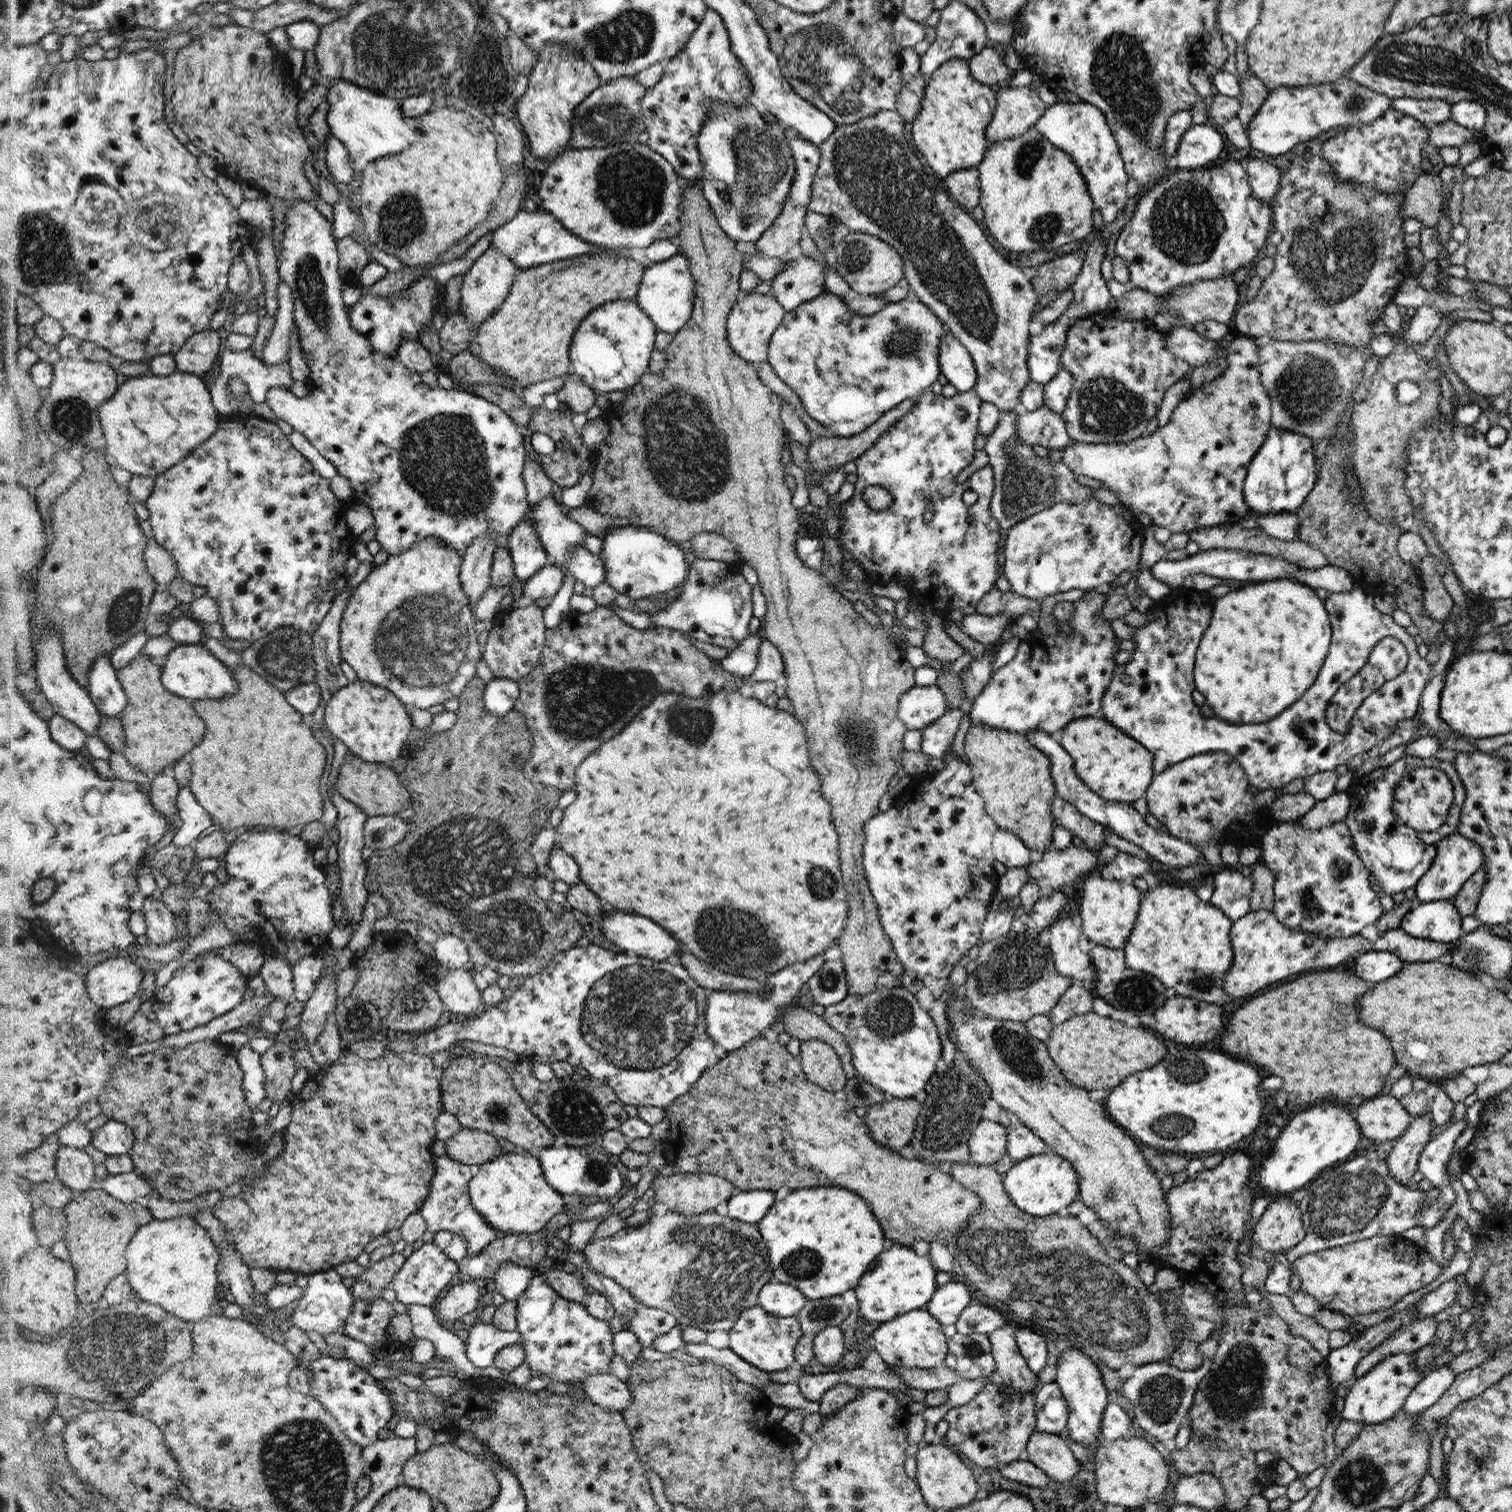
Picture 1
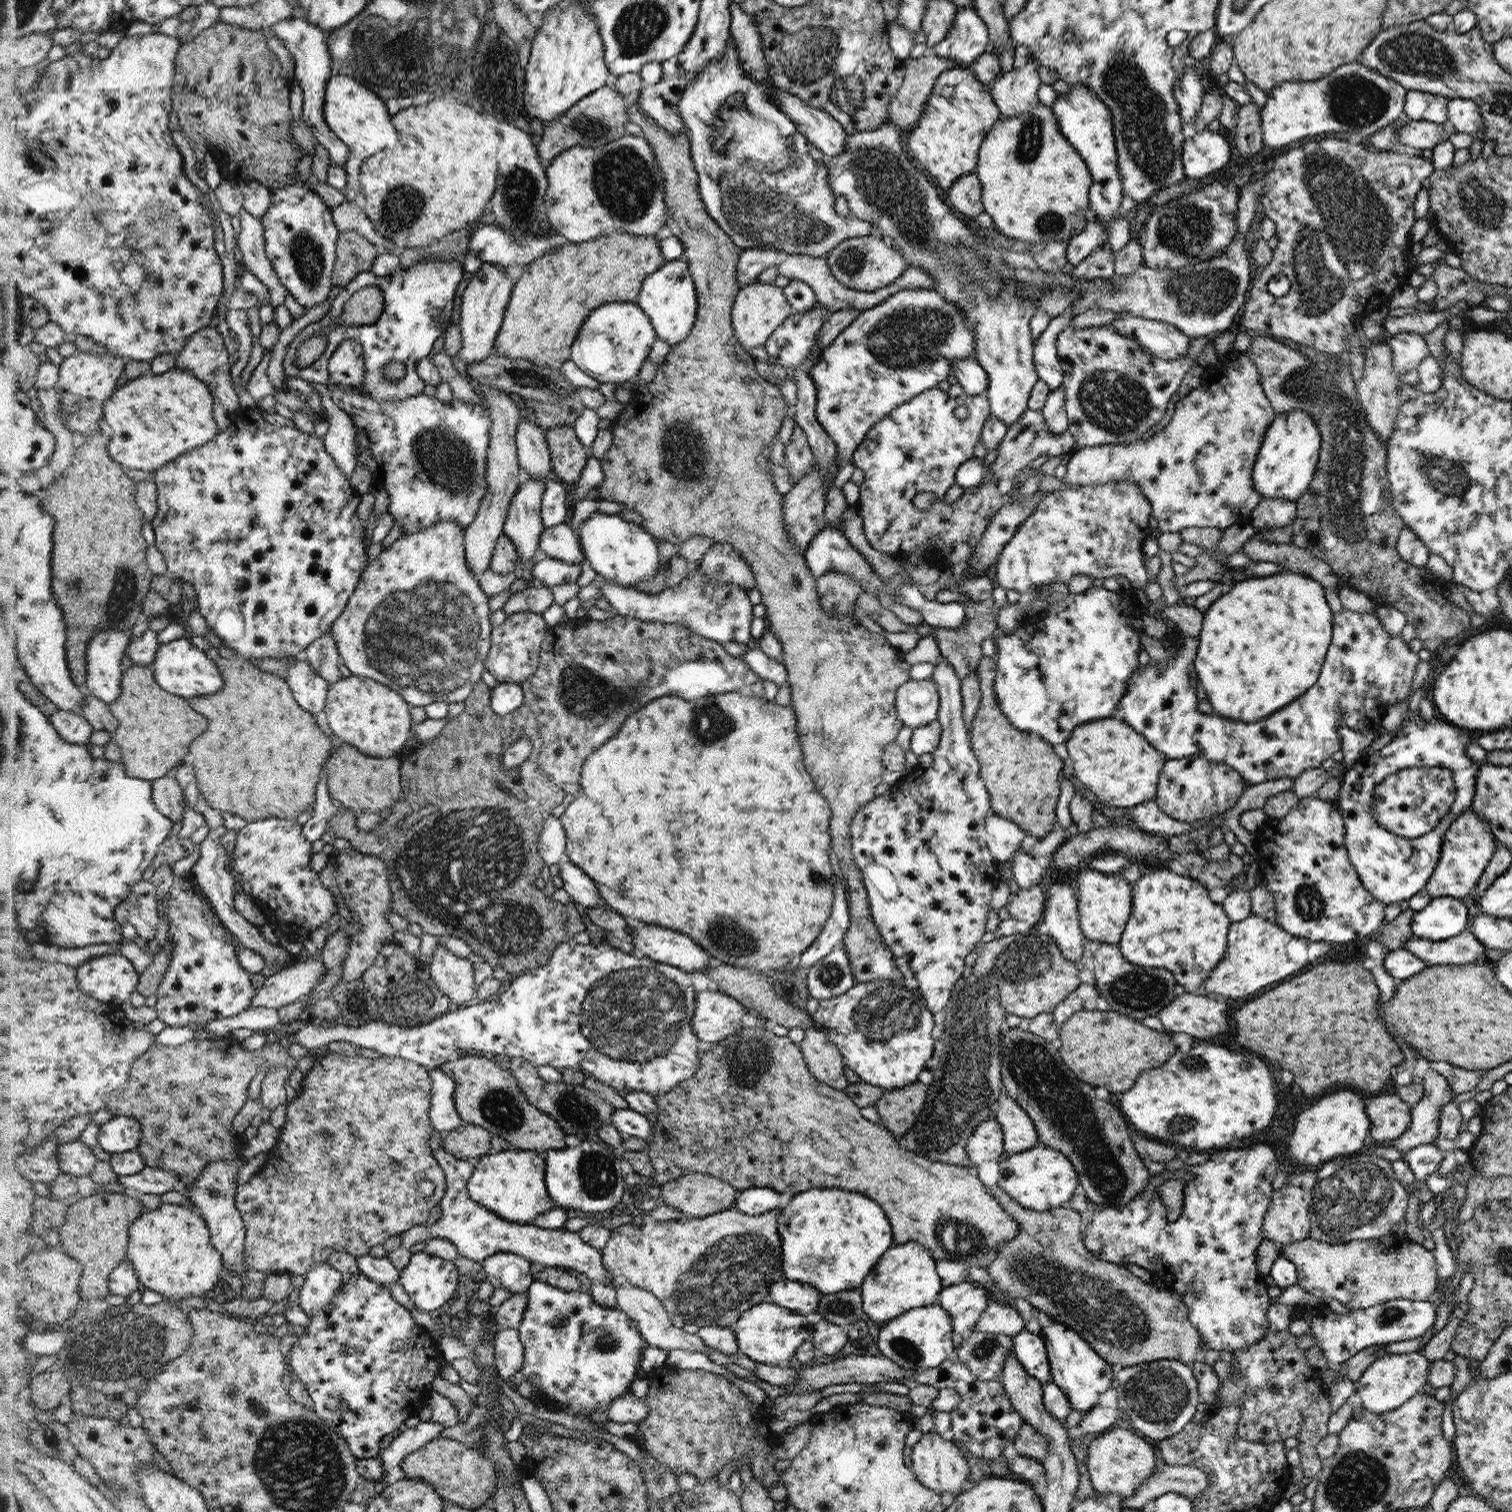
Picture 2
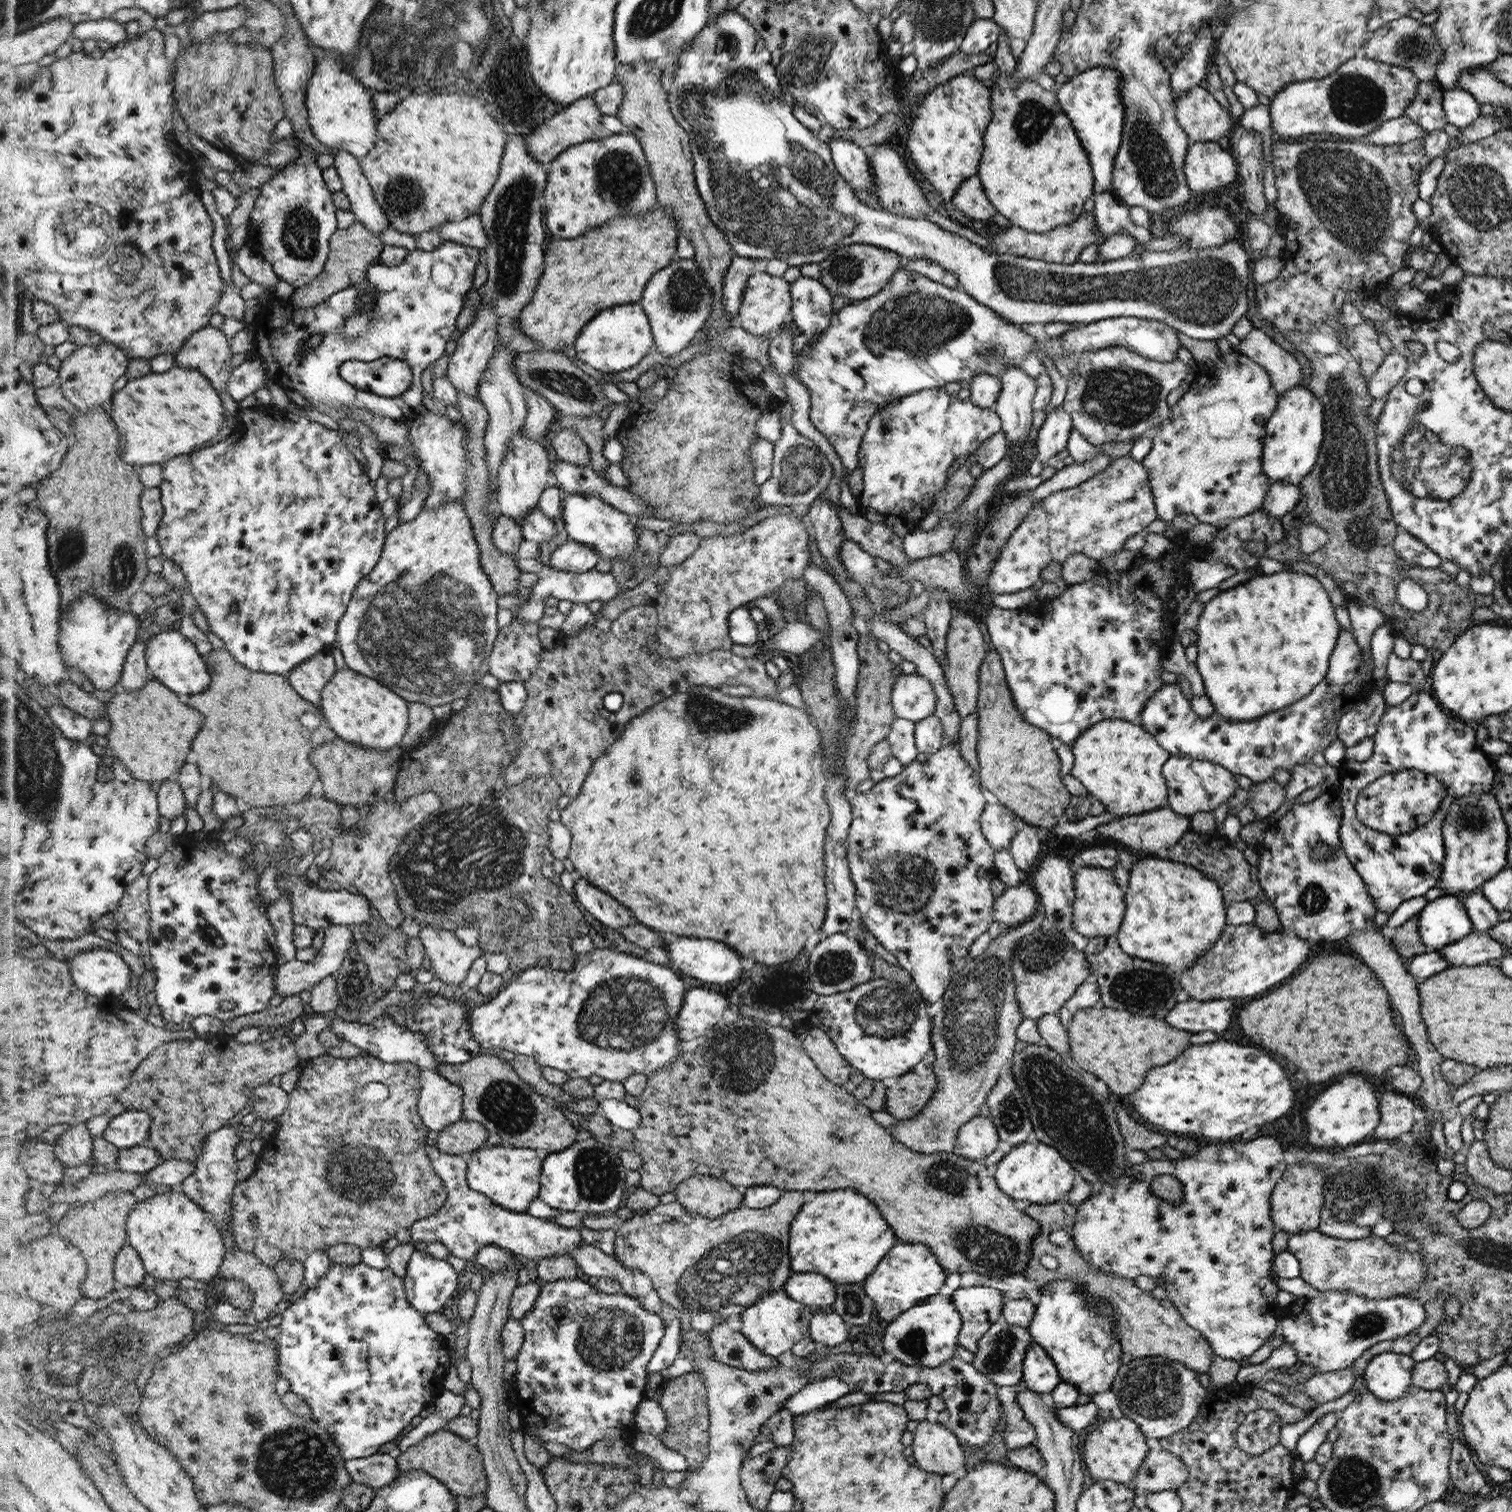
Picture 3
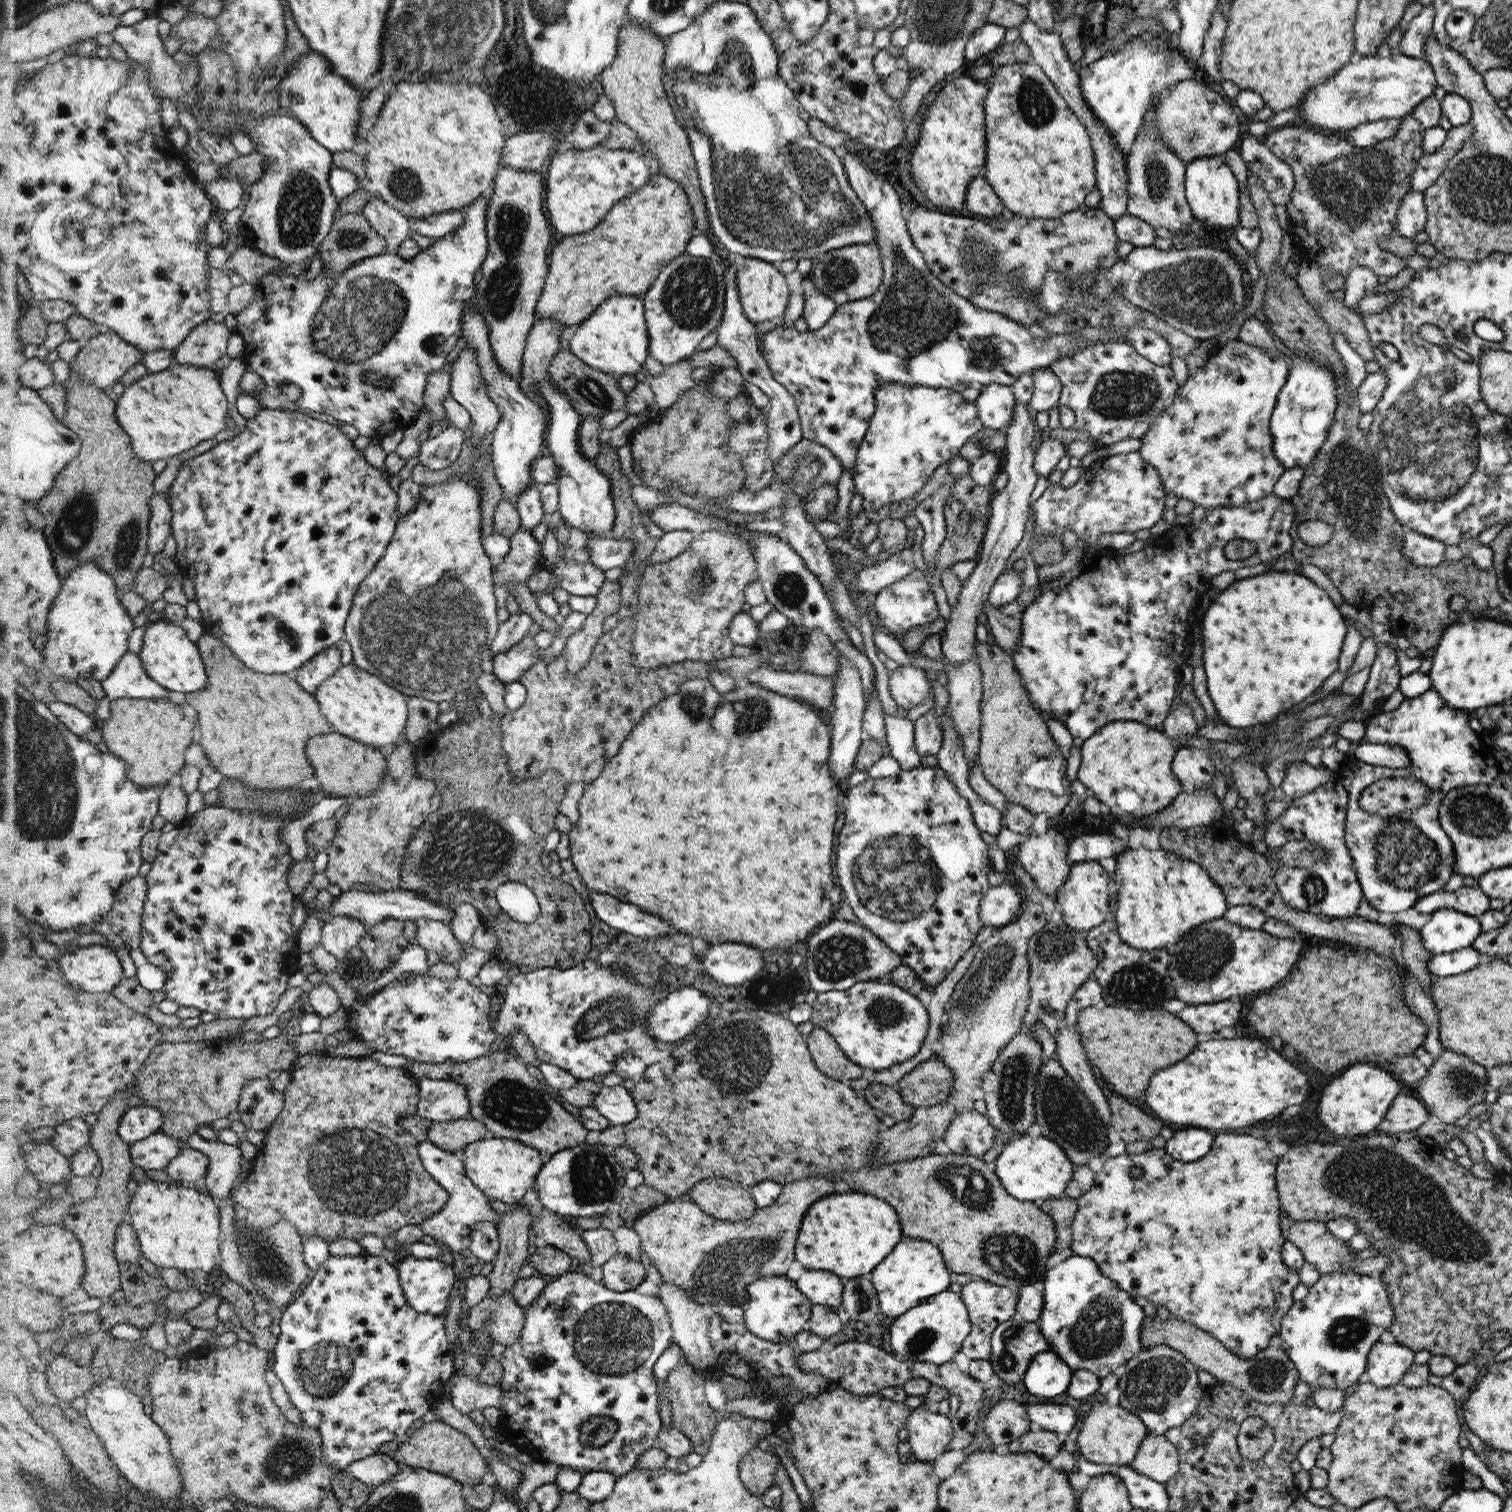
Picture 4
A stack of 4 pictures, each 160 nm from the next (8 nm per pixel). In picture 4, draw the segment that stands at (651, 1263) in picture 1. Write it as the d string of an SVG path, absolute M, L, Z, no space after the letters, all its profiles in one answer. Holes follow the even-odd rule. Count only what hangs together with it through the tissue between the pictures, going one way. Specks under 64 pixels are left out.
M831 1178L793 1181L784 1186L781 1197L773 1205L757 1208L753 1217L734 1222L714 1218L692 1201L684 1204L680 1200L668 1200L633 1221L633 1228L640 1236L643 1259L654 1264L663 1282L679 1286L698 1304L708 1302L704 1296L720 1296L734 1306L745 1308L749 1305L748 1288L754 1281L766 1276L794 1274L802 1218L812 1202L836 1192L838 1186L844 1183Z

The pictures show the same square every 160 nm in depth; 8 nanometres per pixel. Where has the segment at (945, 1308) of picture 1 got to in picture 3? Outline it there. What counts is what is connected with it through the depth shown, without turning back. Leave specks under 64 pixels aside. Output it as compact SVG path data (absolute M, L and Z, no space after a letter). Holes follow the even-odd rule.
M968 1286L951 1295L962 1319L958 1344L975 1353L977 1342L1002 1317L1005 1302L998 1289L990 1286Z

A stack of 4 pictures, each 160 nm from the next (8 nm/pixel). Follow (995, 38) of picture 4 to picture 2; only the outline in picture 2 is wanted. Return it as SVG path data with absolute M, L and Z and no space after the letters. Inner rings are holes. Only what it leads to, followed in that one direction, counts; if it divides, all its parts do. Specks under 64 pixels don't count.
M958 7L946 38L934 45L929 53L970 66L988 46L989 28L978 15L972 7Z

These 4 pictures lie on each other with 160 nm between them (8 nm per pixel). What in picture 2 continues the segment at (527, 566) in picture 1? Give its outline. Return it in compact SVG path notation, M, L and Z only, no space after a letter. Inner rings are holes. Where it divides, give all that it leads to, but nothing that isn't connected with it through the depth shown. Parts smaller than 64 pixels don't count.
M523 473L522 483L513 496L504 526L505 535L515 544L519 560L530 560L538 552L541 542L540 498L544 494L546 480L531 478Z

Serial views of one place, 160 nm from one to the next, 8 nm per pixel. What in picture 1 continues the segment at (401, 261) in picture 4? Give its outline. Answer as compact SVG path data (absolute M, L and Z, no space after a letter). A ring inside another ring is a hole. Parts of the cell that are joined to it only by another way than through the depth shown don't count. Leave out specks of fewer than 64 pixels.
M430 277L420 278L406 289L394 293L392 297L374 297L366 295L366 288L362 290L360 300L349 307L351 325L360 331L369 341L371 346L382 351L391 359L397 359L397 348L406 339L419 341L419 334L433 324L433 308L444 294L444 284L436 284Z

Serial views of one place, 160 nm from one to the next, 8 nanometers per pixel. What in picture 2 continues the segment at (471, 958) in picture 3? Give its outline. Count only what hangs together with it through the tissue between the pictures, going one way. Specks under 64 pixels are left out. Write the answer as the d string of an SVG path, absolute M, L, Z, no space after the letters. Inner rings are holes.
M443 939L438 941L438 949L428 965L434 984L456 1004L477 1001L474 967L468 958L460 958L446 950Z

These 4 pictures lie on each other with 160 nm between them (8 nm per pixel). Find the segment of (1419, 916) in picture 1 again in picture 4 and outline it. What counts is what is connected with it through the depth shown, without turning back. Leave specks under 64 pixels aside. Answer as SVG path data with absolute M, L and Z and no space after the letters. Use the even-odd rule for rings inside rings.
M1448 907L1439 908L1431 915L1419 933L1425 949L1433 955L1468 948L1482 933L1481 922L1476 917Z

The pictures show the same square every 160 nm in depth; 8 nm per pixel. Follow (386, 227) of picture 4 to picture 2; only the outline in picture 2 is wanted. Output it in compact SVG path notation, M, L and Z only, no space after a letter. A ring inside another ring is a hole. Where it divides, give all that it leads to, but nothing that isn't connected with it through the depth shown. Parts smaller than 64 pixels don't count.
M302 16L292 19L284 19L277 22L274 26L275 35L280 42L294 56L295 80L300 81L303 90L303 111L304 122L312 129L312 134L317 142L328 151L331 164L338 164L346 171L346 162L350 156L349 148L330 130L323 115L323 104L325 99L325 86L331 77L331 58L327 49L327 32L321 30L319 26L308 22Z

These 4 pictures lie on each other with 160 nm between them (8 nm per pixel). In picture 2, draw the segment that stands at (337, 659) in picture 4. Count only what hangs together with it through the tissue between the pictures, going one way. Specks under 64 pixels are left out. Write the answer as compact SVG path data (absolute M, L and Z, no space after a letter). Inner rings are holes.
M300 656L286 672L285 682L292 688L294 699L312 715L324 711L329 684L318 675L305 657Z

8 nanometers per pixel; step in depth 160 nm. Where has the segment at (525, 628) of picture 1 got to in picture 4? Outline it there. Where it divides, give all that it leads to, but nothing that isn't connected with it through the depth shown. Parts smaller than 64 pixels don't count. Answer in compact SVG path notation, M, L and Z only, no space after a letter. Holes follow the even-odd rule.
M527 635L508 652L494 656L492 673L504 684L518 682L522 674L539 661L538 649L533 636Z

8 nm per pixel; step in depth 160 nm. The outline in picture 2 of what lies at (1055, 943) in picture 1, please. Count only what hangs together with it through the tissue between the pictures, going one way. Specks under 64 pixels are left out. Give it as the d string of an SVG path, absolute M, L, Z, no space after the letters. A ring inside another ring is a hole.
M1052 883L1049 893L1046 893L1045 915L1043 921L1049 926L1048 935L1060 946L1062 954L1072 962L1078 962L1083 955L1086 941L1079 923L1078 900L1074 898L1074 890L1068 883Z

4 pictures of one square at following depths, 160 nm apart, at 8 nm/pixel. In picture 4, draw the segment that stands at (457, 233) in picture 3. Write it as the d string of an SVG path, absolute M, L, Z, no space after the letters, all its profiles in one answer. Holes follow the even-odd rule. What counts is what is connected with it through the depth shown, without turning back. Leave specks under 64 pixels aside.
M451 210L438 212L426 219L418 219L413 222L413 231L420 236L430 238L442 238L464 225L464 216L462 211Z

